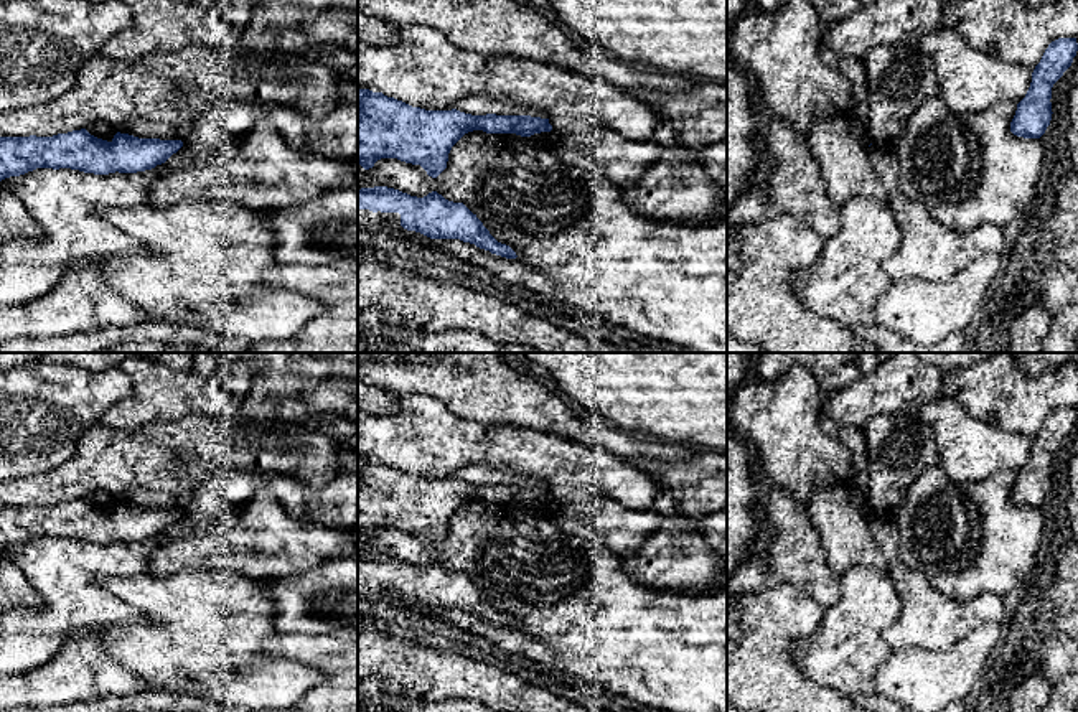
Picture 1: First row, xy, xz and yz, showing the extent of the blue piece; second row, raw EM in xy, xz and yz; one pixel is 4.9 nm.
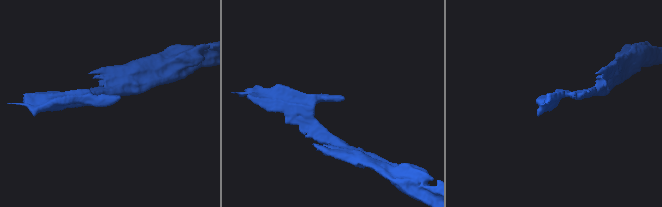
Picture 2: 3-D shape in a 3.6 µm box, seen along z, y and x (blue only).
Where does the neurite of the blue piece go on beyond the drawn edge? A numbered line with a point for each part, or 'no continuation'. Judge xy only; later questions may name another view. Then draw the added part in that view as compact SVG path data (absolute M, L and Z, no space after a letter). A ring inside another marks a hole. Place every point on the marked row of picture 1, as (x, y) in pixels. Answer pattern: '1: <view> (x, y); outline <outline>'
no continuation

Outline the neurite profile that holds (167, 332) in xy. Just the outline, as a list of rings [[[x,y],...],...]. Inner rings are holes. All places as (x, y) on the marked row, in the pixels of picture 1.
[[[153,318],[129,326],[101,326],[64,336],[20,336],[0,343],[0,353],[99,353],[124,343],[190,344],[209,353],[249,353],[254,343],[191,323]]]

